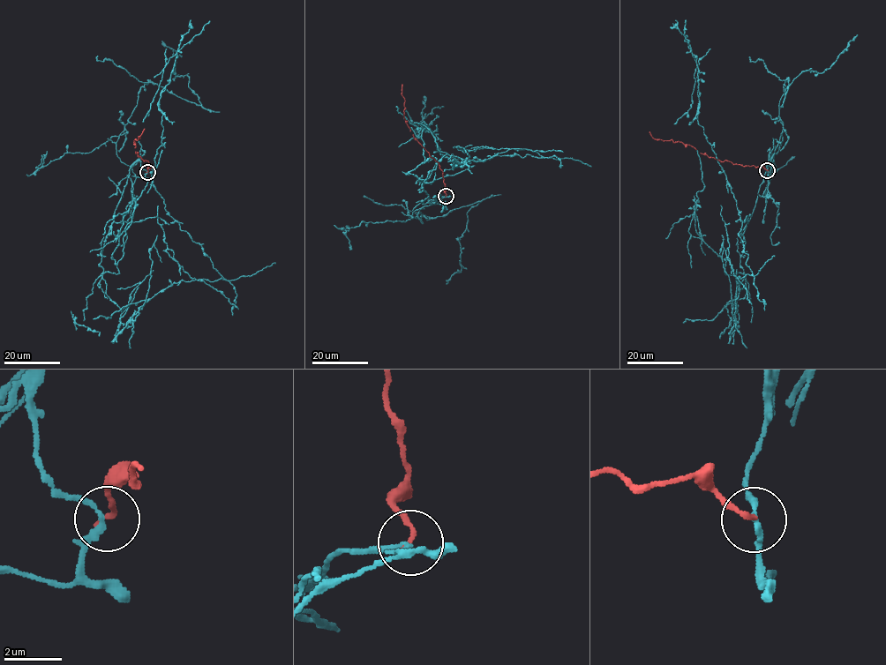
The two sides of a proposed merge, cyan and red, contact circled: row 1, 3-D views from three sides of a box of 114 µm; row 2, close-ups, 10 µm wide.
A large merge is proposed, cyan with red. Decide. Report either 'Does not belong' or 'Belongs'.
Does not belong

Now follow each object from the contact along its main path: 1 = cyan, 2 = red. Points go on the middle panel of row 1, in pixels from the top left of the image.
1: (446, 195), (430, 201), (418, 180), (446, 153), (541, 157), (445, 157), (405, 108)
2: (446, 195), (439, 163), (412, 135), (404, 116), (402, 84)

